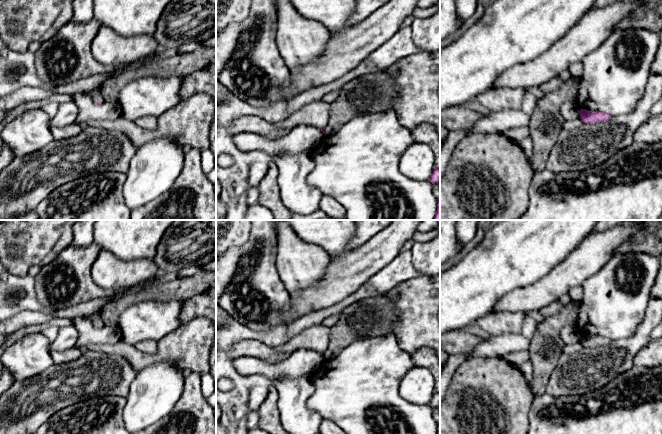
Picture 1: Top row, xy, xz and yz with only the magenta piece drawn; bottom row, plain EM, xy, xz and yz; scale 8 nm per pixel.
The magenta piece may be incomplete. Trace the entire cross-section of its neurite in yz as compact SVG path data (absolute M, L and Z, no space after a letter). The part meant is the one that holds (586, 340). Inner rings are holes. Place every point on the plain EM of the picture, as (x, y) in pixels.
M580 333L580 343L582 347L598 347L606 346L611 342L609 338L599 335L589 335L586 333Z

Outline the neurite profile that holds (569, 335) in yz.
M565 326L561 331L561 338L565 345L580 341L580 332L576 327Z

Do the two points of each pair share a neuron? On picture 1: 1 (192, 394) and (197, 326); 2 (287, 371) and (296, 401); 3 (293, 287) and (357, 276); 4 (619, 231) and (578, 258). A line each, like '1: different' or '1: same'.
1: different
2: different
3: different
4: same

